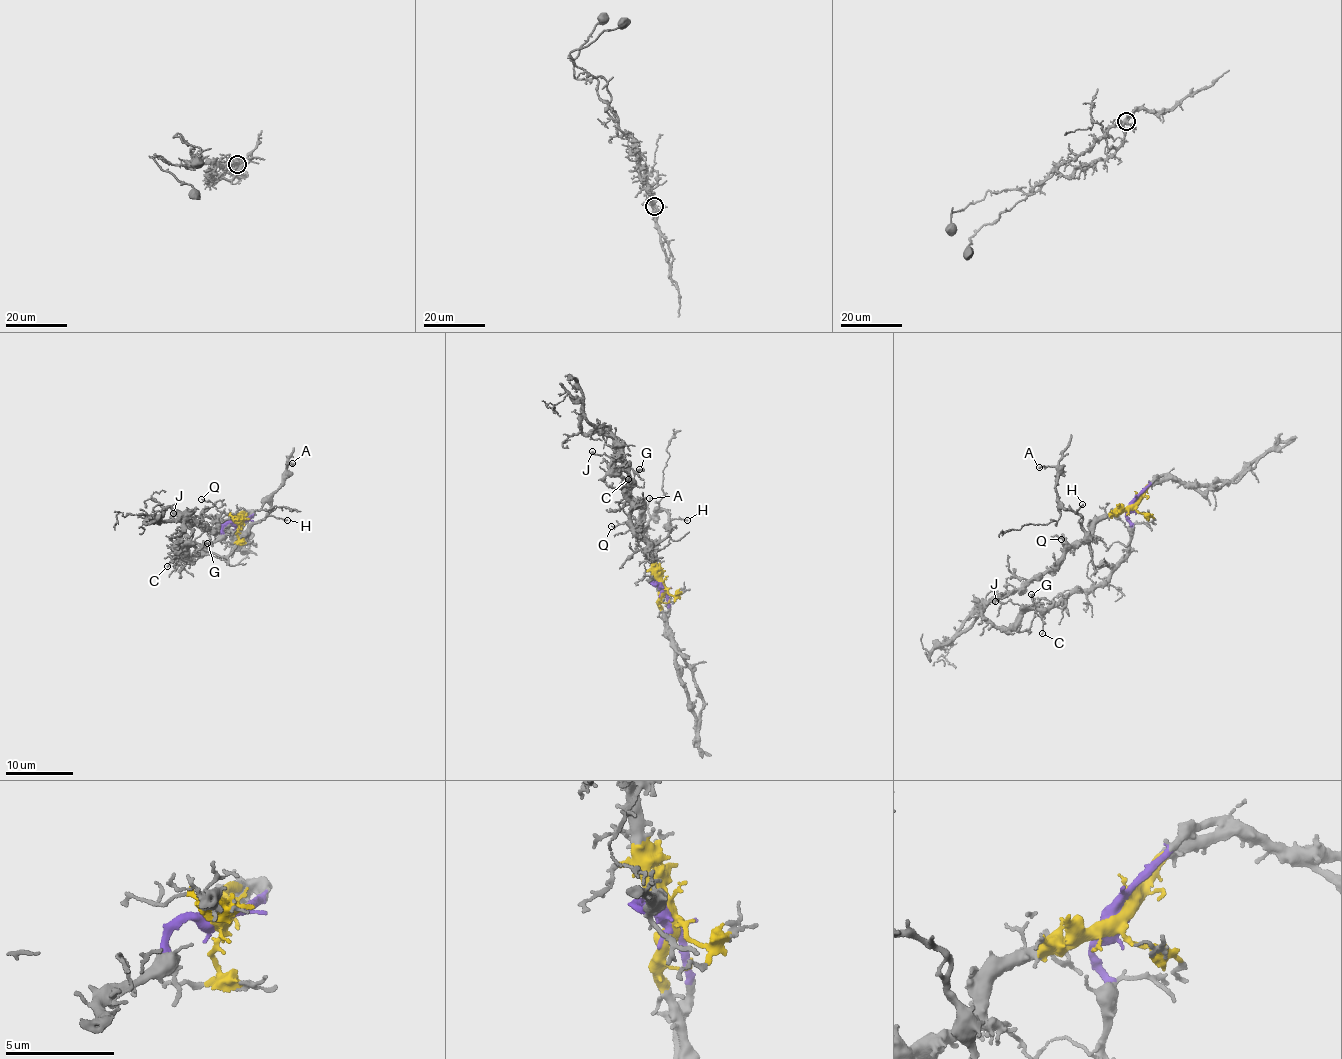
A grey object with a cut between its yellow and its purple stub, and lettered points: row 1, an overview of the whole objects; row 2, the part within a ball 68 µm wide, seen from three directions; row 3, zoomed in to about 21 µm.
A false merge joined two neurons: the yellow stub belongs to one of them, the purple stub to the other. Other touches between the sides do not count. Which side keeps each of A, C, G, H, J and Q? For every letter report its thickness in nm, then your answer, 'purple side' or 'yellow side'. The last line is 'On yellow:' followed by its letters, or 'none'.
A: 130 nm | purple side
C: 100 nm | purple side
G: 220 nm | purple side
H: 110 nm | purple side
J: 110 nm | yellow side
Q: 120 nm | yellow side
On yellow: J, Q

